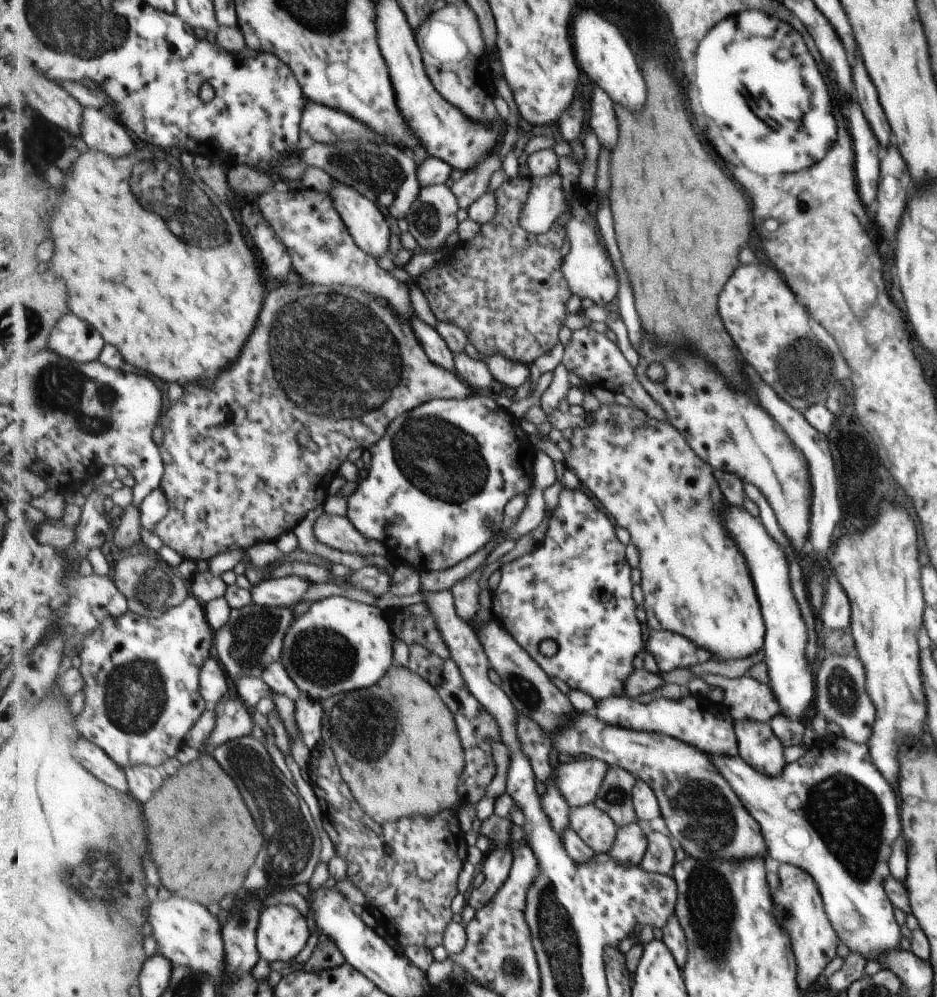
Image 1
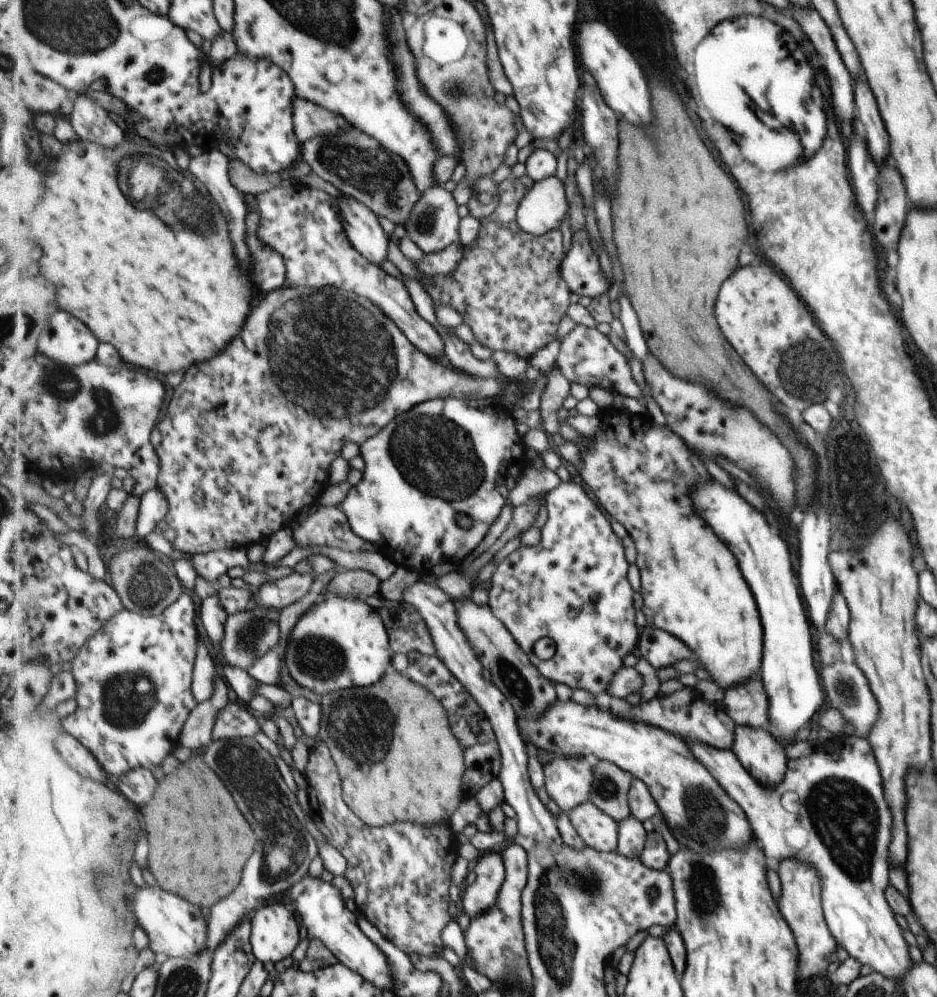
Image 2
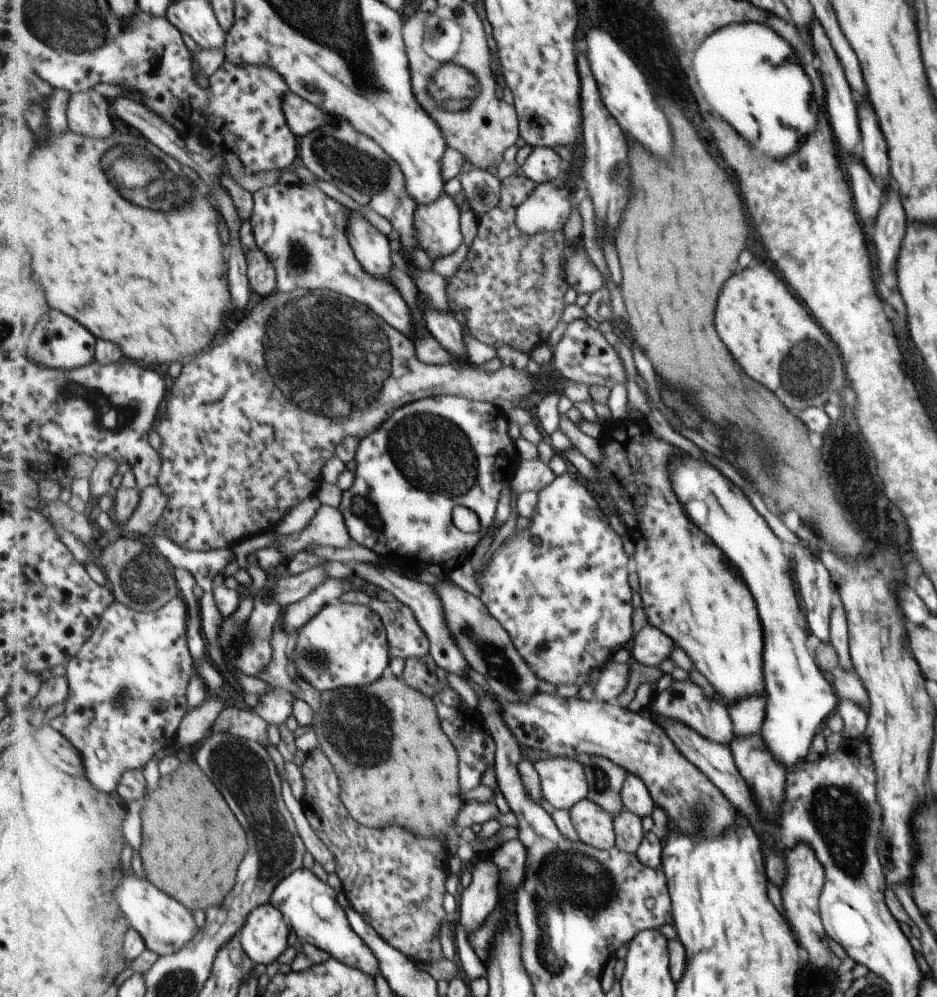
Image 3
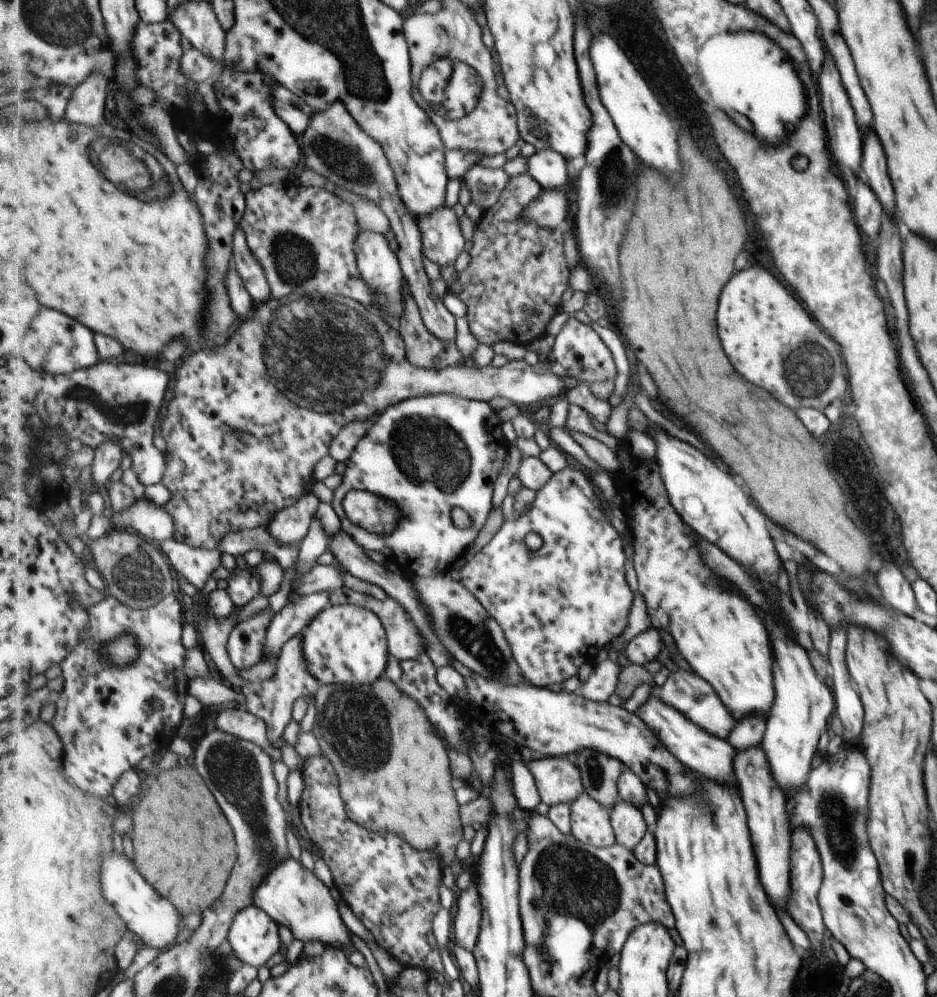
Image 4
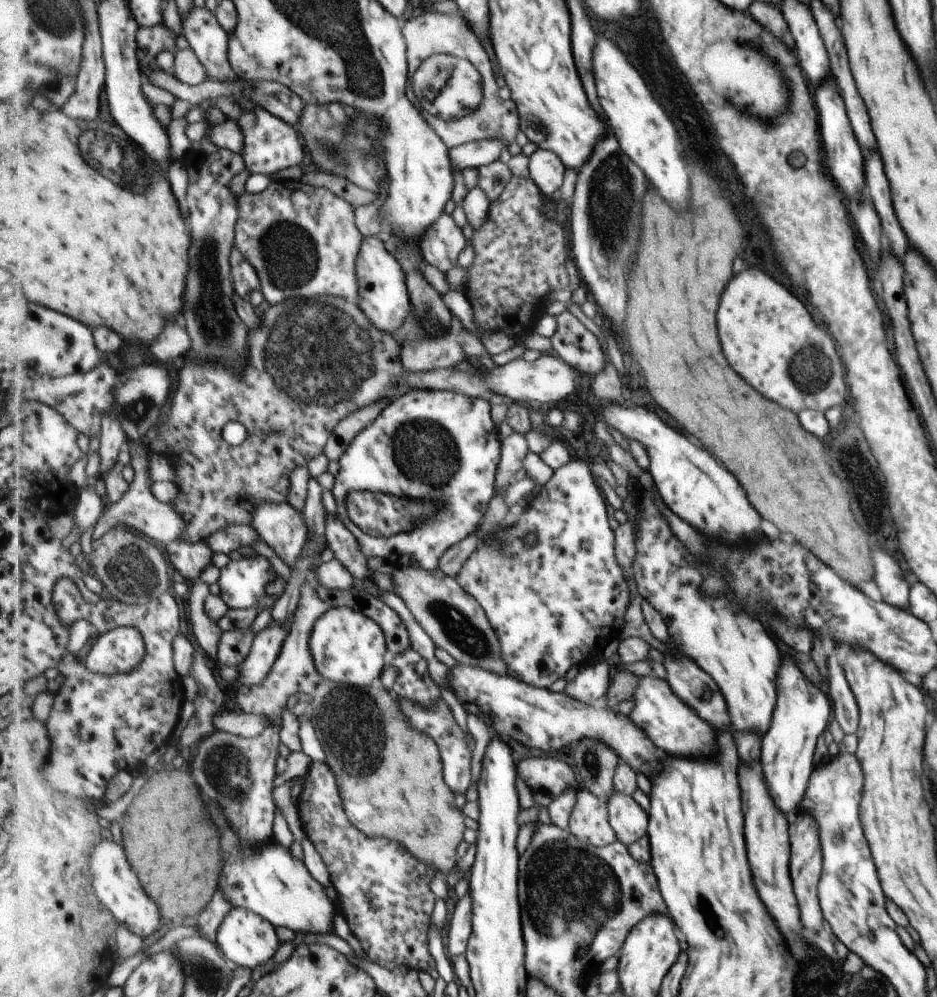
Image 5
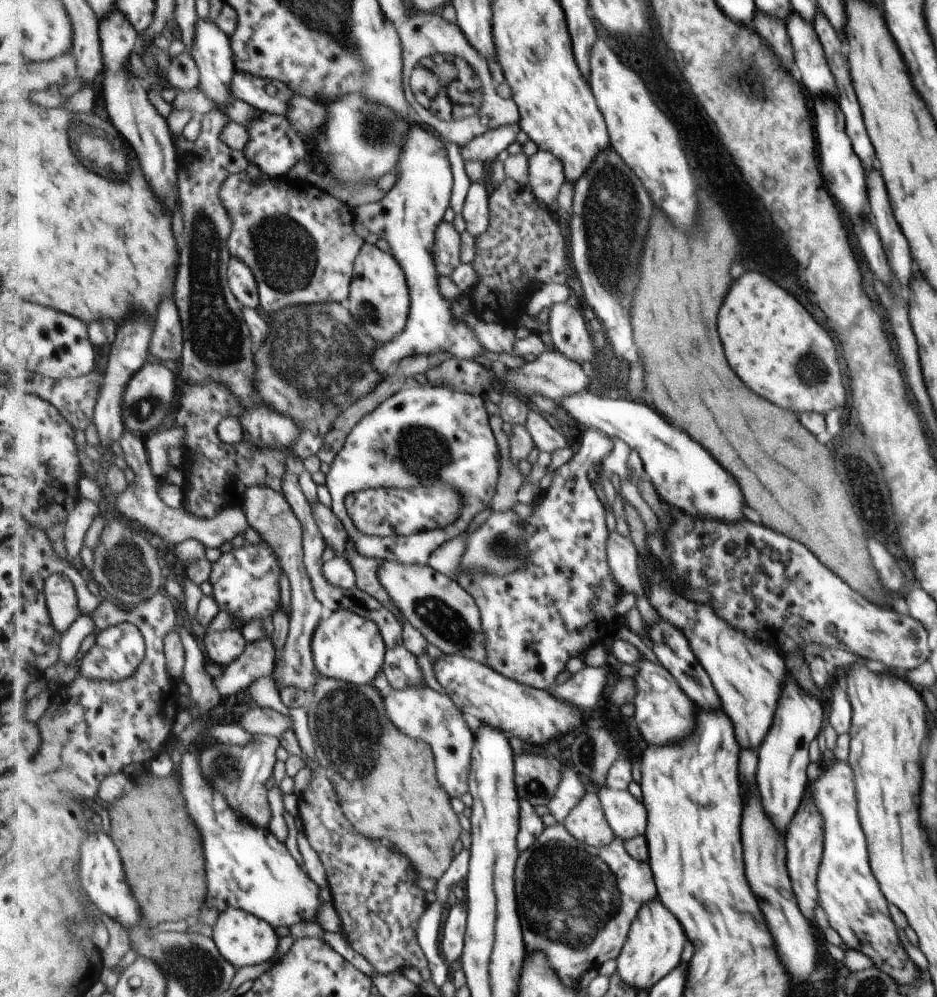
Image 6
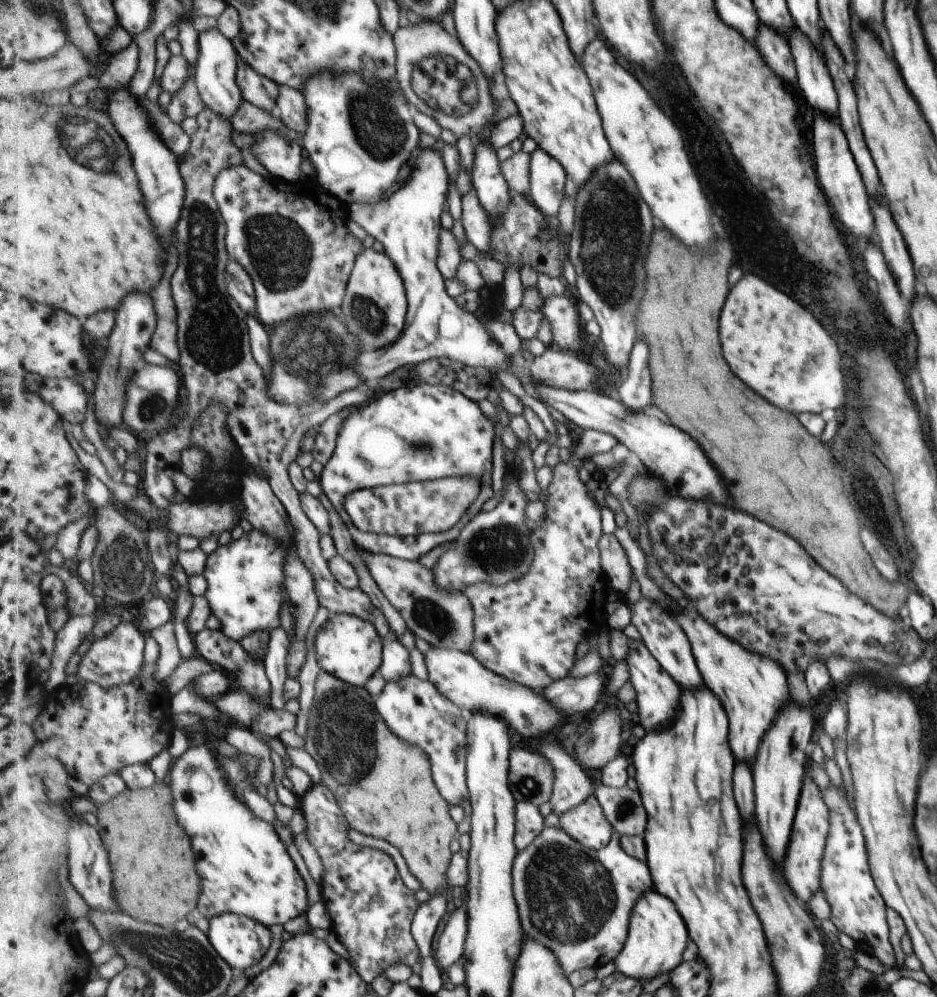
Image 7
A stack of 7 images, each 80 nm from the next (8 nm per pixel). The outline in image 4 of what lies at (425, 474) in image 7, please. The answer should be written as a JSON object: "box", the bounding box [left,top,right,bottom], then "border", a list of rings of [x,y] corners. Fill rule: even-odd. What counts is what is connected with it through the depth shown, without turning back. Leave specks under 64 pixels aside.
{"box":[332,393,511,578],"border":[[[439,393],[410,398],[389,407],[383,415],[375,418],[368,433],[358,442],[351,458],[345,463],[343,482],[334,492],[332,505],[341,517],[343,532],[350,534],[364,550],[380,552],[387,559],[397,560],[401,554],[405,562],[409,560],[409,572],[413,574],[419,572],[421,577],[429,578],[440,573],[445,574],[459,558],[464,558],[483,526],[487,524],[489,514],[495,506],[496,480],[504,469],[511,445],[503,436],[503,421],[487,401]],[[353,489],[371,492],[395,505],[399,510],[399,522],[391,534],[378,535],[372,530],[367,532],[349,518],[344,500]],[[455,506],[461,506],[473,517],[471,528],[457,528],[451,518],[451,510]]]}

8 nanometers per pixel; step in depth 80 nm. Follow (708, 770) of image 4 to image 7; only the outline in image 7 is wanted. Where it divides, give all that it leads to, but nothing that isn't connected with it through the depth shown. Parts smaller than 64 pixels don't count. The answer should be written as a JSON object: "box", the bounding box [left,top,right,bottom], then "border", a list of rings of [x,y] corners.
{"box":[625,640,681,730],"border":[[[631,640],[629,644],[629,656],[625,660],[627,668],[629,668],[629,681],[636,692],[636,704],[639,708],[639,716],[641,722],[647,730],[661,730],[667,728],[673,718],[677,716],[677,708],[679,708],[679,694],[681,688],[677,682],[668,674],[664,666],[657,662],[656,658],[649,652],[647,646],[638,640]]]}

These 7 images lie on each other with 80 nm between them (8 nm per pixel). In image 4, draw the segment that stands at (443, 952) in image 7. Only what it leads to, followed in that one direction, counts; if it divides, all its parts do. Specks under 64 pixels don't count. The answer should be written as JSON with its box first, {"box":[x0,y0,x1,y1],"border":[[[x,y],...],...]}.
{"box":[454,881,484,952],"border":[[[475,881],[458,893],[456,906],[458,909],[454,918],[455,944],[473,952],[482,929],[484,913],[481,893]]]}

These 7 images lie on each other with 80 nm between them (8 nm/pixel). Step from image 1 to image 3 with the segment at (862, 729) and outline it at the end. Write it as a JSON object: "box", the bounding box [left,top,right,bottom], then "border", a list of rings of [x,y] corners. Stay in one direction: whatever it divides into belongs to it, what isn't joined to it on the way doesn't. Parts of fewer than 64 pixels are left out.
{"box":[829,667,869,712],"border":[[[837,667],[833,672],[829,673],[830,680],[833,680],[833,692],[837,694],[837,699],[849,700],[853,704],[857,704],[863,712],[867,712],[869,706],[869,698],[867,692],[859,680],[859,676],[849,668]]]}

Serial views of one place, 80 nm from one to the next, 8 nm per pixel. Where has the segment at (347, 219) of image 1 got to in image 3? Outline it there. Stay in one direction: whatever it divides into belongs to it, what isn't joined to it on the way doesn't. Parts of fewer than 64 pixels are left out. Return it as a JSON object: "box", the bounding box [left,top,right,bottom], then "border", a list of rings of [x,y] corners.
{"box":[348,210,393,280],"border":[[[351,210],[352,219],[349,220],[348,236],[353,251],[364,265],[365,272],[375,278],[392,280],[393,260],[391,260],[391,244],[384,233],[379,232],[359,210]]]}

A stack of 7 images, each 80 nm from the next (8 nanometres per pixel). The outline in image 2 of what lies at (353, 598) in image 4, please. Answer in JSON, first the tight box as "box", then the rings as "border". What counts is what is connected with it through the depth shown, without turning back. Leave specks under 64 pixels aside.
{"box":[377,603,437,656],"border":[[[409,603],[377,609],[388,628],[391,648],[395,654],[408,655],[421,652],[423,655],[435,656],[437,648],[433,644],[431,632],[415,606]]]}

